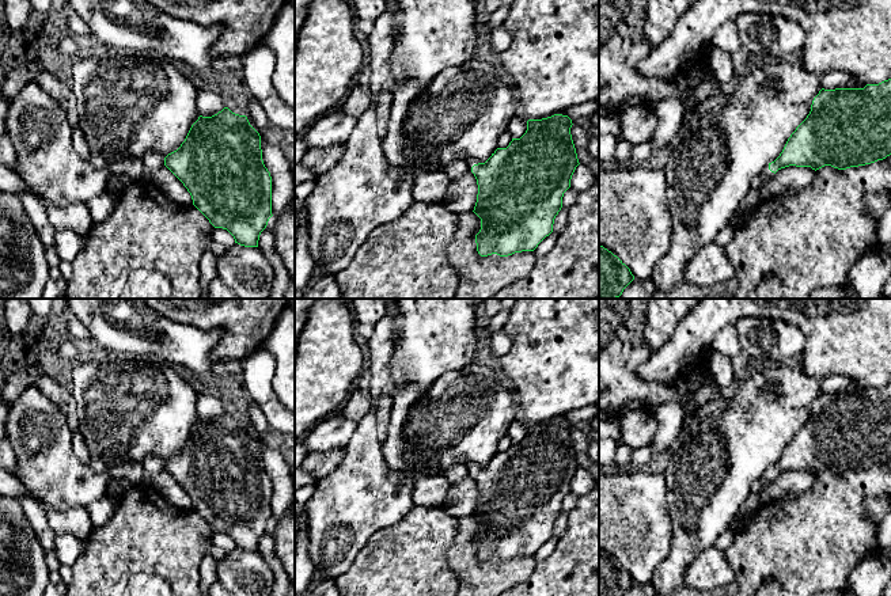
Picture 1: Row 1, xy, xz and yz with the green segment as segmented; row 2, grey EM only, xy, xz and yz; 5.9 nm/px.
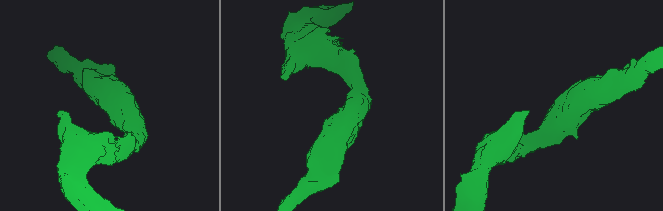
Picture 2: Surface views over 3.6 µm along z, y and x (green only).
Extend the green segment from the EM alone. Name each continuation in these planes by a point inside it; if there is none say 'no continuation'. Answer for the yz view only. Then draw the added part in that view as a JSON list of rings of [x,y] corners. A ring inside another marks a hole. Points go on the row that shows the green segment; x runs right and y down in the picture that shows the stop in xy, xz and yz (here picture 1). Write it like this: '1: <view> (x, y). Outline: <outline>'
1: yz (766, 173). Outline: [[[769,164],[765,167],[765,170],[761,172],[759,176],[757,176],[751,183],[751,190],[758,190],[769,178],[771,178],[774,172],[769,170]]]

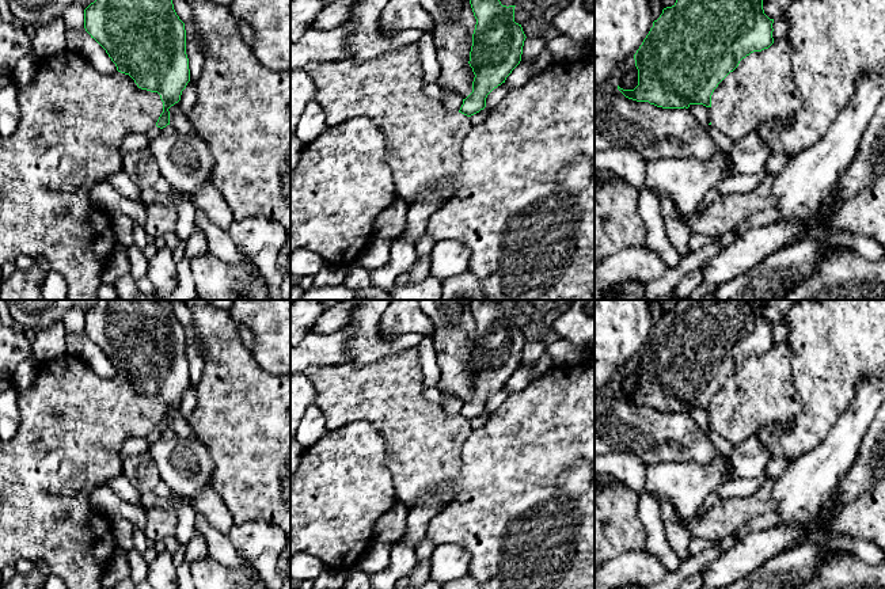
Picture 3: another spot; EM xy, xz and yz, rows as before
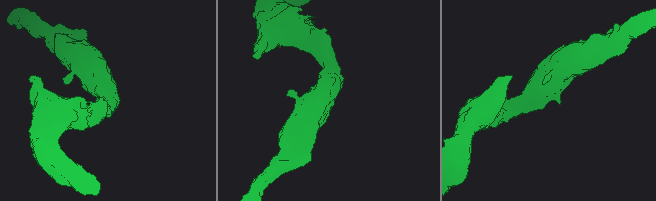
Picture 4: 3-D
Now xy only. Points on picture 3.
1: xy (152, 133). Outline: [[[156,125],[152,126],[152,128],[145,133],[147,137],[148,137],[148,140],[149,140],[149,142],[151,142],[152,140],[155,140],[155,138],[159,136],[160,132],[162,132],[160,128],[157,128]]]

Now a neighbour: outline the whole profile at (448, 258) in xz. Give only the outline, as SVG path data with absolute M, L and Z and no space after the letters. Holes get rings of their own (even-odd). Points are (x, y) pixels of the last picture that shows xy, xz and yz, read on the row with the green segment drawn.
M440 240L436 242L429 252L429 271L430 276L441 281L464 273L470 267L470 250L459 240Z

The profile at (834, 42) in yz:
M793 0L782 8L780 18L790 22L786 38L791 45L791 79L802 106L787 117L767 118L753 132L772 155L795 156L823 138L836 117L848 106L862 75L885 72L885 0Z

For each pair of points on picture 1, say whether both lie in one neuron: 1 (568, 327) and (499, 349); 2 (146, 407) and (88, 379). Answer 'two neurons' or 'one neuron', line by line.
1: two neurons
2: one neuron

